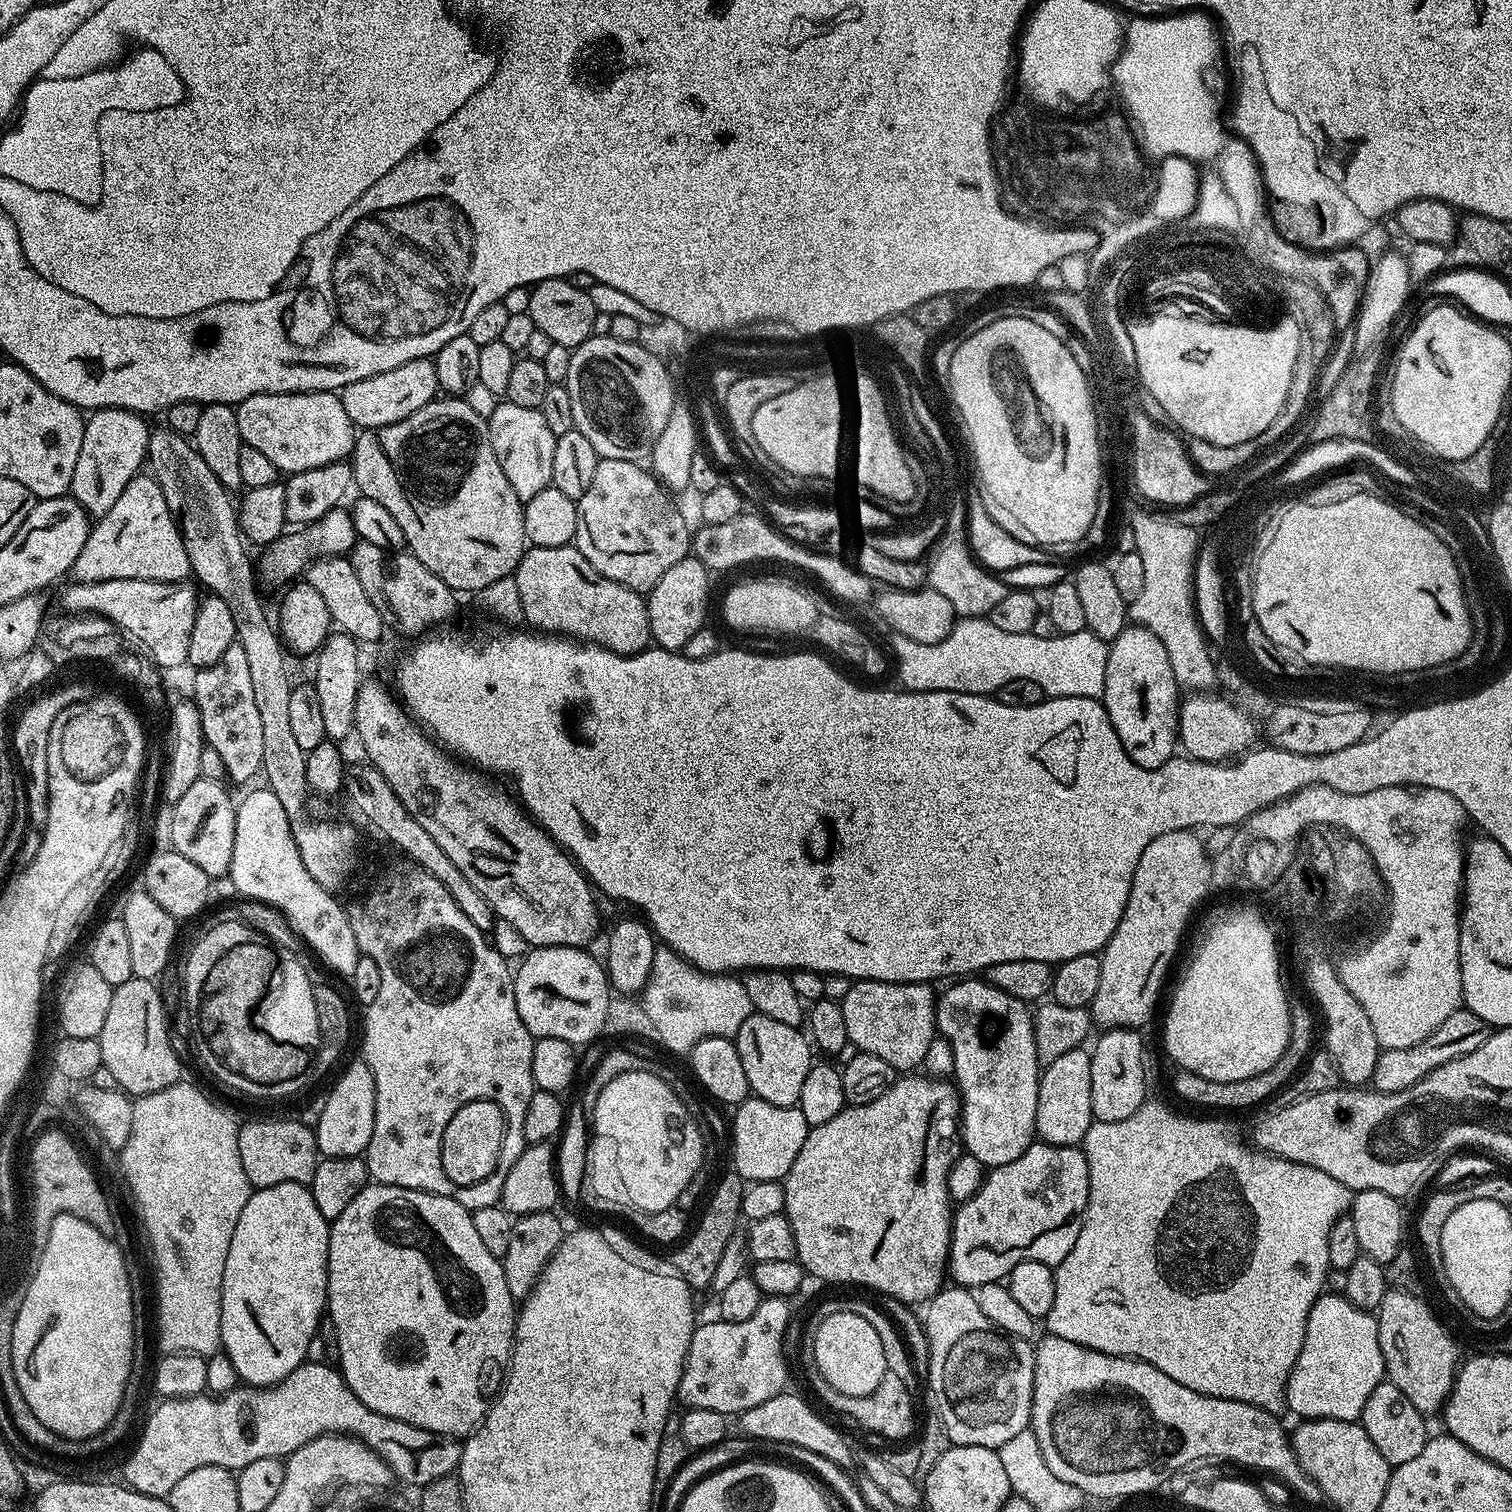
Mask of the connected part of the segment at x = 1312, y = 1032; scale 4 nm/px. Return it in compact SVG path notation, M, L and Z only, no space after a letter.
M1293 999L1290 1004L1292 1010L1292 1025L1290 1038L1286 1050L1282 1050L1282 1058L1270 1066L1270 1070L1262 1070L1262 1074L1254 1074L1254 1078L1246 1078L1238 1082L1214 1082L1210 1078L1202 1078L1193 1072L1177 1071L1172 1080L1172 1088L1188 1104L1197 1104L1200 1108L1229 1108L1236 1112L1239 1108L1252 1108L1263 1100L1271 1101L1276 1093L1289 1083L1304 1067L1310 1053L1313 1051L1312 1039L1317 1039L1316 1024L1312 1021L1312 1012L1302 1001Z

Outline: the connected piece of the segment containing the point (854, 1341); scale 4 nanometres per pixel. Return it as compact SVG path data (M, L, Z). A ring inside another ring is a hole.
M854 1313L832 1314L818 1326L814 1334L813 1358L822 1378L826 1378L834 1390L851 1396L865 1396L878 1390L878 1382L882 1382L884 1373L889 1371L883 1340L866 1319Z

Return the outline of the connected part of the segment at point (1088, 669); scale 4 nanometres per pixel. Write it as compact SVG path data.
M967 543L948 544L927 565L927 583L943 594L954 606L957 622L937 644L914 642L905 636L893 635L896 651L896 672L910 692L969 692L975 696L994 694L1014 678L1030 678L1042 686L1045 697L1077 696L1100 700L1106 686L1106 662L1109 645L1087 630L1078 634L1038 638L1032 631L1010 634L998 630L991 619L964 620L964 616L987 617L1006 598L1009 587L981 564Z

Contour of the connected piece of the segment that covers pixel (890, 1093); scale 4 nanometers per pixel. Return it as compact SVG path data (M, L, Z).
M927 1074L901 1075L888 1087L886 1094L878 1094L874 1102L848 1104L838 1114L834 1114L830 1122L822 1122L822 1126L809 1128L806 1142L802 1142L802 1150L798 1150L798 1158L794 1158L794 1166L790 1166L787 1176L782 1181L786 1194L783 1215L788 1217L794 1230L796 1259L804 1267L805 1273L809 1277L817 1276L820 1280L829 1280L832 1284L861 1284L862 1287L873 1288L884 1296L893 1296L904 1304L931 1300L946 1284L954 1215L954 1201L948 1195L948 1175L961 1154L959 1091L955 1083L947 1079L935 1079Z

